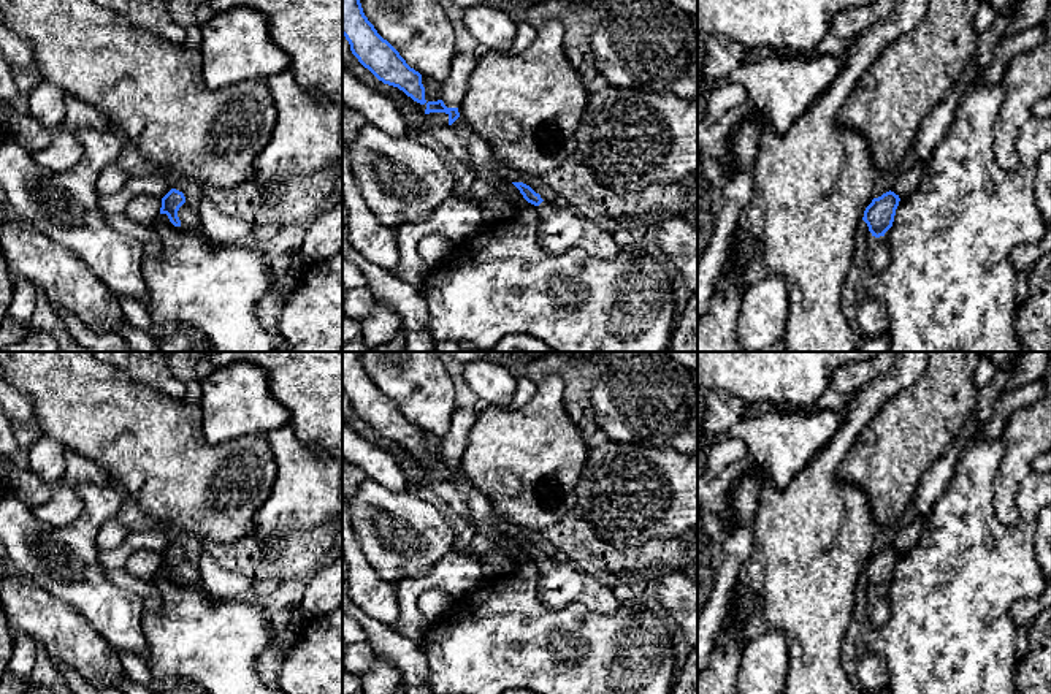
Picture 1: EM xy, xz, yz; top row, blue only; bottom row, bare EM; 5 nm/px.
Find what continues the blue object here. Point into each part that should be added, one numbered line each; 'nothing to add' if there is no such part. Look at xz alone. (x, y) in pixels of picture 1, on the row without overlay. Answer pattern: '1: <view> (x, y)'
1: xz (560, 585)

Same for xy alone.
1: xy (189, 571)

